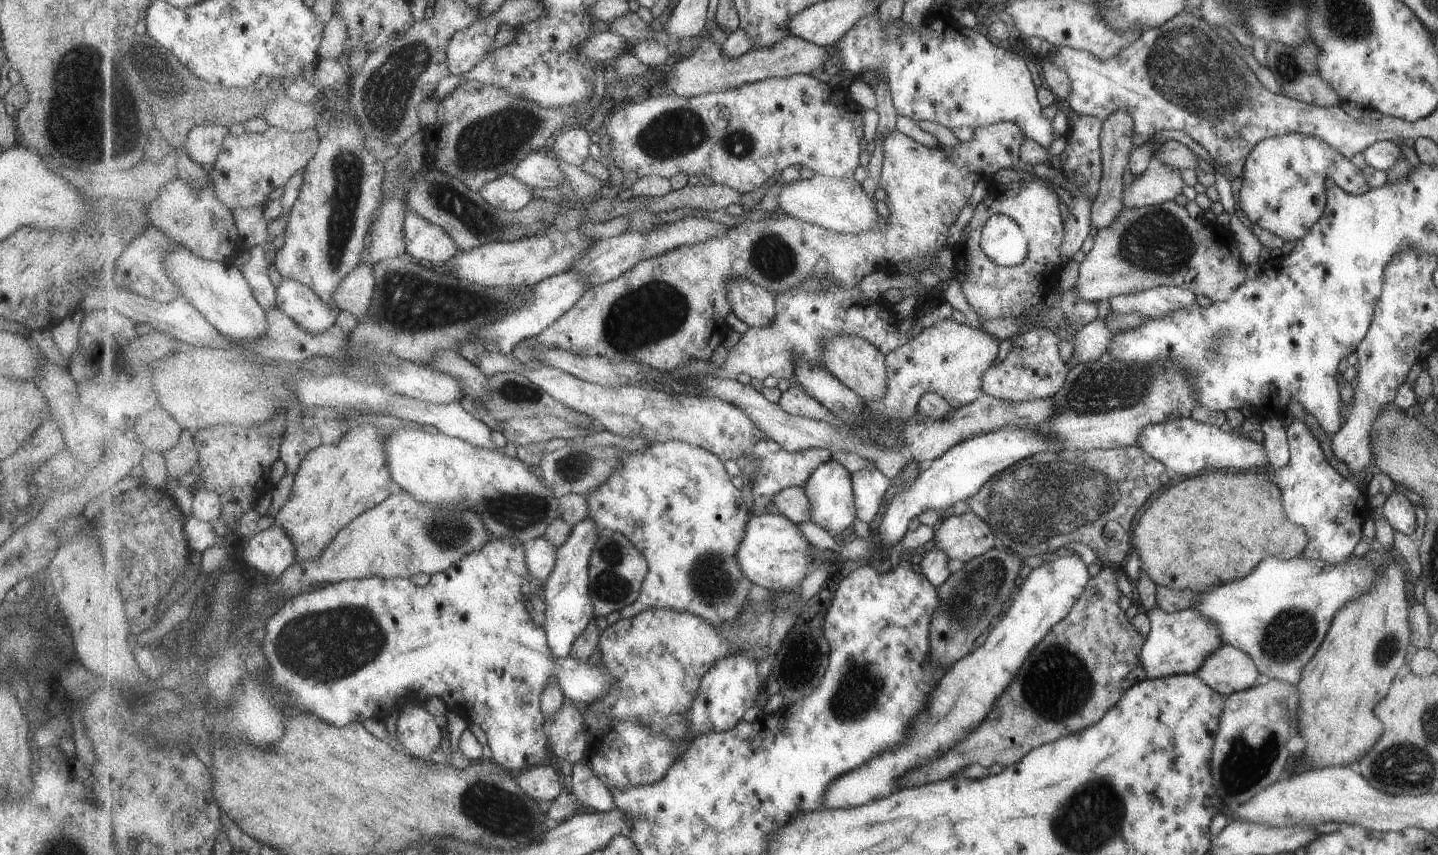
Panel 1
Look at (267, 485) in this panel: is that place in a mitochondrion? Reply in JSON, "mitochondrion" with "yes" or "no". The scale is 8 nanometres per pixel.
{"mitochondrion":"no"}

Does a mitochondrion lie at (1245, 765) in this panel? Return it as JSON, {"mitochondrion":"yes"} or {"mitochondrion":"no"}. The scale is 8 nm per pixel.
{"mitochondrion":"yes"}

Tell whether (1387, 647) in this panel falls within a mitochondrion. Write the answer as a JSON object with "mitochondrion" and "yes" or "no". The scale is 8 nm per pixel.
{"mitochondrion":"yes"}

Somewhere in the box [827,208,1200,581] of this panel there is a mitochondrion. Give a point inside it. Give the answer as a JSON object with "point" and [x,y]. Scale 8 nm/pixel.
{"point":[1038,503]}

